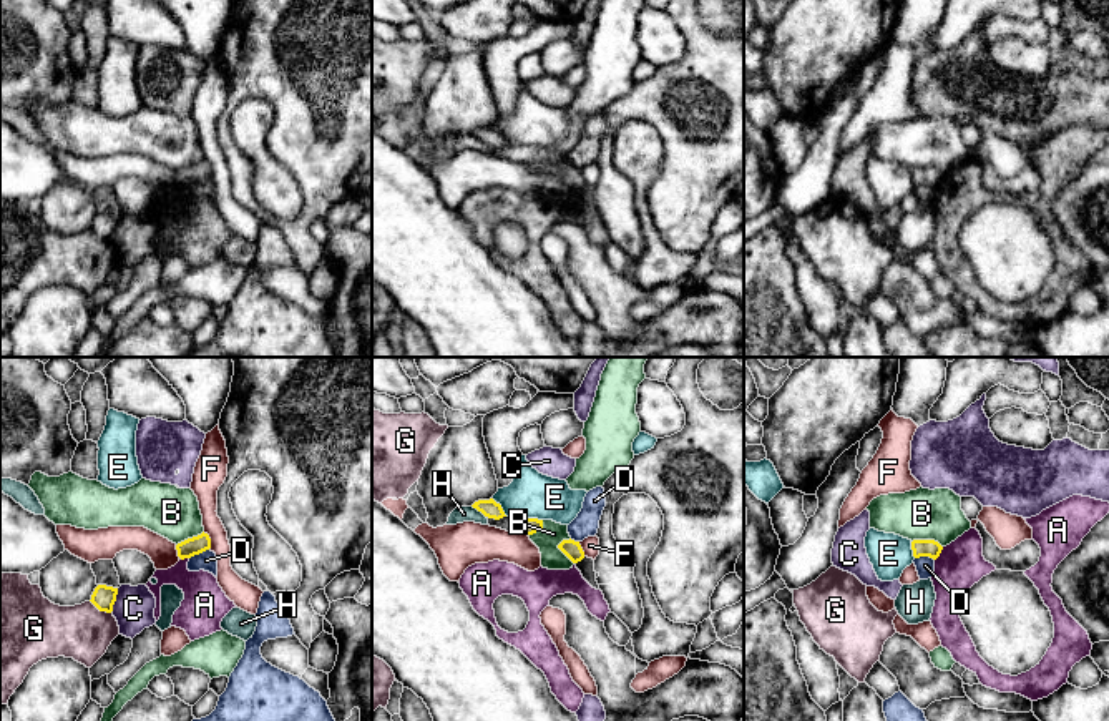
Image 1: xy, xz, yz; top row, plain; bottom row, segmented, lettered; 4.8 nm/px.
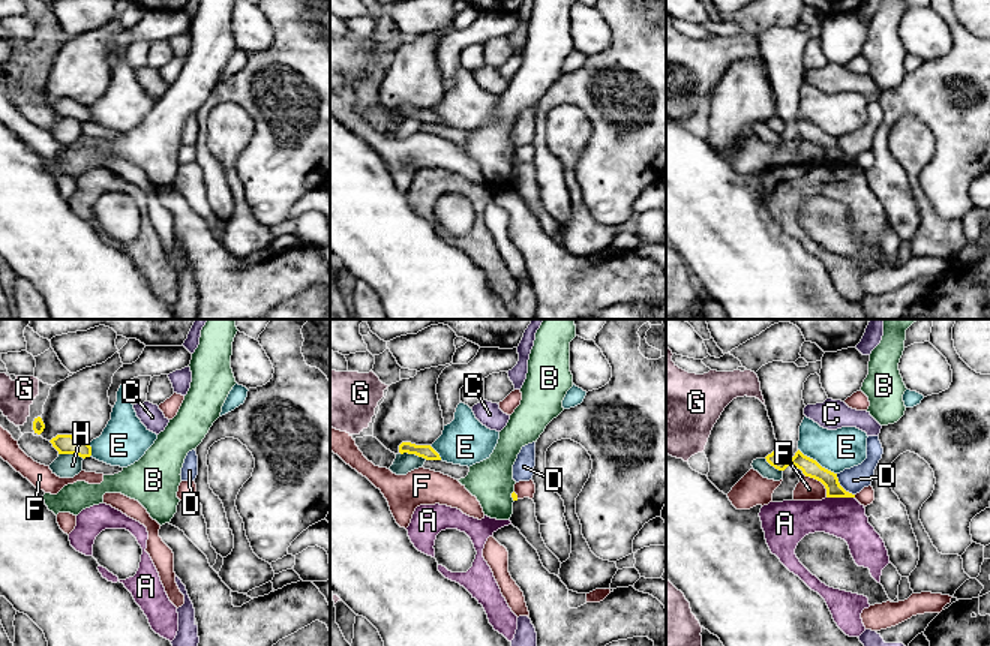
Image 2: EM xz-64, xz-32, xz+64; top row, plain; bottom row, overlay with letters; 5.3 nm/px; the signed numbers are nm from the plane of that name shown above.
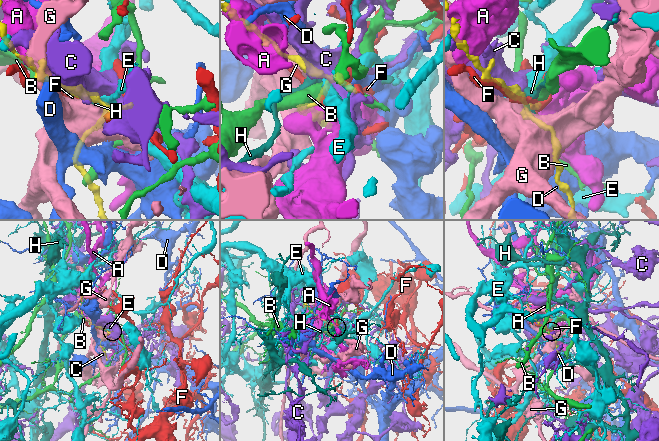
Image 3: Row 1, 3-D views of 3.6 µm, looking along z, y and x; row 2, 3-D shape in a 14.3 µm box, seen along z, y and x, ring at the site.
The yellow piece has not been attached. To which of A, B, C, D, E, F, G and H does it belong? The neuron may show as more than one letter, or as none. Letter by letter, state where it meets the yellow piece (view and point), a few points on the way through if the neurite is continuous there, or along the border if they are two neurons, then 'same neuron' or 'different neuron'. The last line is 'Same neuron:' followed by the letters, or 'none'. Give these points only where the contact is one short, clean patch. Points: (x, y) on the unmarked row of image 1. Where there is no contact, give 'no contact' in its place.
A: meets yellow in yz at (940, 180); different neuron
B: meets yellow in xz at (561, 178); border along xz (563, 166), (558, 176), (573, 191); different neuron
C: meets yellow in xy at (115, 228); different neuron
D: meets yellow in xy at (198, 181); different neuron
E: meets yellow in xz at (500, 135); different neuron
F: meets yellow in xy at (210, 168); different neuron
G: meets yellow in xy at (100, 238); different neuron
H: meets yellow in xz at (478, 138); different neuron
Same neuron: none

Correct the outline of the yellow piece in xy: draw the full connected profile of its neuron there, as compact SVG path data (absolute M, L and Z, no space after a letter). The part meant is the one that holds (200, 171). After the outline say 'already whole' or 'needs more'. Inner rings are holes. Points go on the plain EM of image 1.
M204 159L198 164L188 166L188 168L176 173L178 184L181 188L199 183L209 176L211 176L211 166Z | already whole

